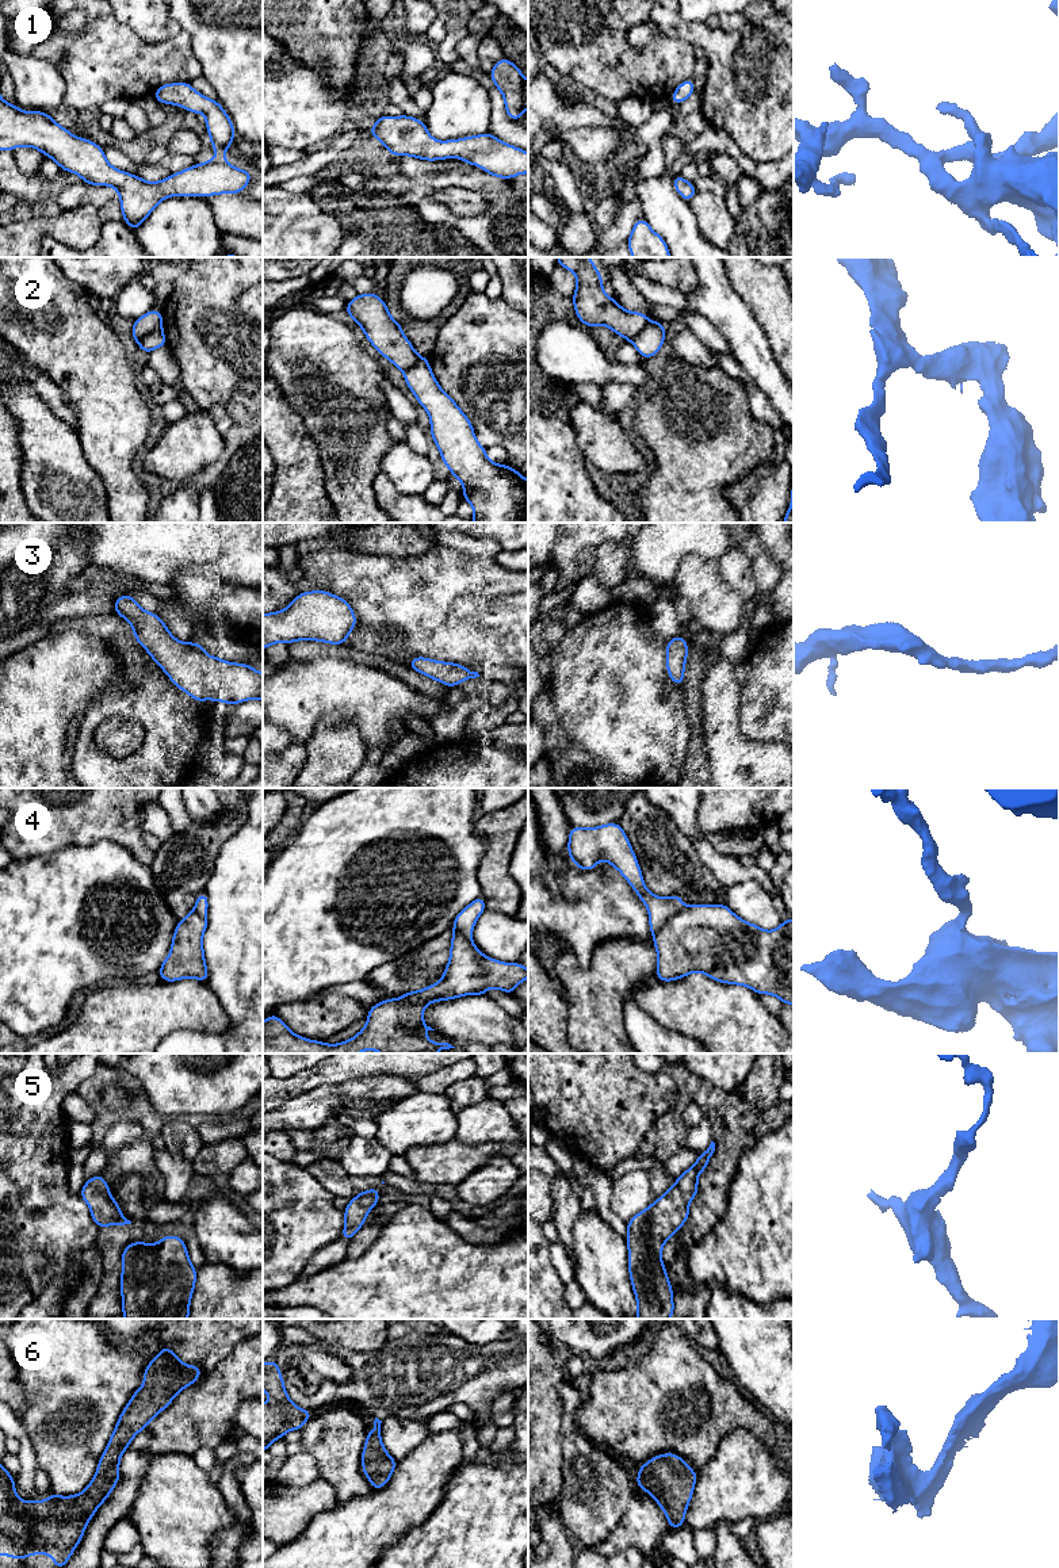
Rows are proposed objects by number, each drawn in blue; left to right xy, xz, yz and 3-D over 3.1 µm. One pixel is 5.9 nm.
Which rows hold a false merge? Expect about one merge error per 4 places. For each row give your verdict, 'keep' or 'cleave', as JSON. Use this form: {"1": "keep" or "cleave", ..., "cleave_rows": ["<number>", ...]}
{"1": "keep", "2": "cleave", "3": "keep", "4": "cleave", "5": "keep", "6": "keep", "cleave_rows": ["2", "4"]}

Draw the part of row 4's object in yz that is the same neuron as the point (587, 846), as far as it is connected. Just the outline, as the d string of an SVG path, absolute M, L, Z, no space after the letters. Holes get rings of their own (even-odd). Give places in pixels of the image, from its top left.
M620 823L592 829L570 827L567 853L571 863L584 871L595 871L599 860L615 867L646 905L653 937L672 915L684 909L680 894L660 898L646 888L641 867Z

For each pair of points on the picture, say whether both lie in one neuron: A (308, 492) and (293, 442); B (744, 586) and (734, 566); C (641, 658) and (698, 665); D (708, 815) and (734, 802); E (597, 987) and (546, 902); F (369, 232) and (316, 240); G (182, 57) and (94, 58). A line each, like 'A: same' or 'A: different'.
A: same
B: same
C: different
D: same
E: different
F: different
G: same

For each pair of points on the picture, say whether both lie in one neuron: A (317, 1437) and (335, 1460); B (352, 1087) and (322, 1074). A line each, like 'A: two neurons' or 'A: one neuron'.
A: one neuron
B: two neurons

